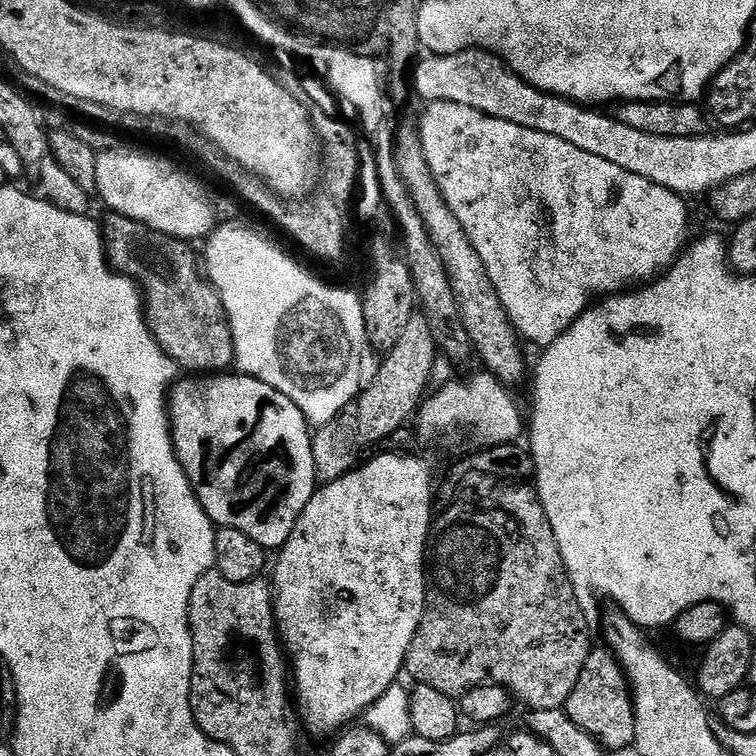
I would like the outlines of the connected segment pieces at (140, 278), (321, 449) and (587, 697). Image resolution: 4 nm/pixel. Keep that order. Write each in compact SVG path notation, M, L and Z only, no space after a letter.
M108 214L105 217L102 220L102 235L106 259L119 275L129 276L142 289L148 329L161 350L181 369L189 368L187 371L192 374L220 374L231 369L236 355L228 315L224 313L215 286L206 279L202 271L197 253L196 256L192 253L193 245L183 240L175 240L173 236L161 232L152 232L145 224L139 224L125 216Z
M413 314L402 330L402 338L394 342L389 352L383 353L375 372L347 406L330 422L319 425L312 437L314 470L321 485L334 482L361 463L364 451L375 449L382 438L405 427L417 415L426 396L424 391L436 369L438 349L430 322L423 314Z
M593 647L582 666L582 674L578 674L578 683L570 694L566 711L579 728L586 730L586 734L595 738L609 753L631 749L636 743L636 715L628 679L615 654L607 647Z

